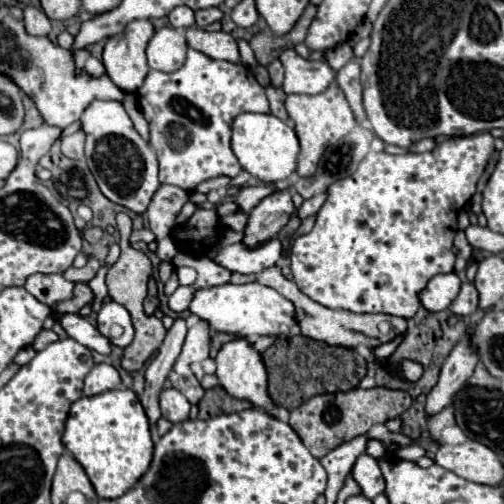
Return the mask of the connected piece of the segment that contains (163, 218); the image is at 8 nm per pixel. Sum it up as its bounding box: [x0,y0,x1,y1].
[147,184,189,240]

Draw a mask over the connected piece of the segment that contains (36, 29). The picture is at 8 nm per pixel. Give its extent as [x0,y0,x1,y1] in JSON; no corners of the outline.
[25,6,51,36]

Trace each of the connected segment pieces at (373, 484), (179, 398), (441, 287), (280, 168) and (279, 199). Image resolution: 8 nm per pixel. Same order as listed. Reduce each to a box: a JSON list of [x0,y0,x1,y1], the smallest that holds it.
[[351,452,385,498],[159,388,191,424],[419,272,461,312],[231,114,299,184],[243,188,295,248]]

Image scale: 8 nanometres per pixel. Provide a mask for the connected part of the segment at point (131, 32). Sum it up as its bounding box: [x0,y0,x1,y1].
[103,20,155,92]

